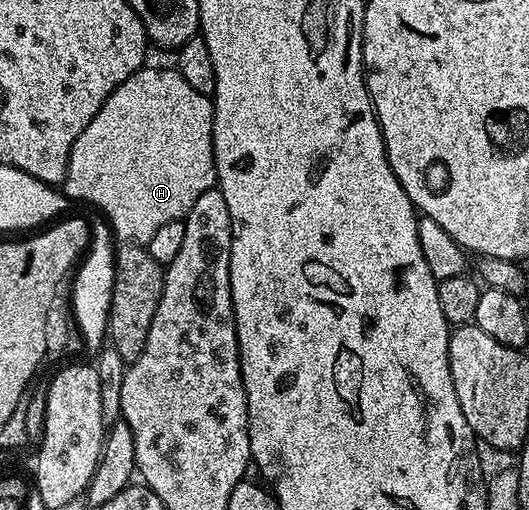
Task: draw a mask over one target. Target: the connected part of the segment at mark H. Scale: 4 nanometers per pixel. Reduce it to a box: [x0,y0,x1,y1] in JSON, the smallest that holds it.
[62,67,216,246]

